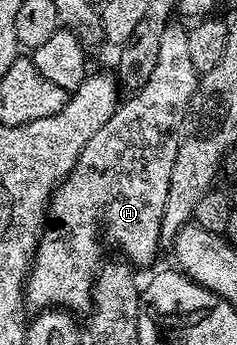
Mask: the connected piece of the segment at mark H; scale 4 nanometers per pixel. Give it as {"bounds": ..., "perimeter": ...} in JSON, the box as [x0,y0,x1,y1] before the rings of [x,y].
{"bounds":[24,22,198,313],"perimeter":[[[169,22],[166,30],[162,30],[162,42],[158,46],[158,66],[154,66],[154,74],[150,74],[150,78],[144,84],[139,85],[135,89],[136,92],[128,101],[126,99],[119,105],[114,115],[96,134],[90,142],[86,142],[85,148],[78,155],[78,160],[70,170],[69,176],[61,182],[61,184],[53,190],[52,198],[48,203],[47,215],[50,219],[47,221],[46,227],[40,233],[40,242],[36,245],[36,254],[32,261],[32,266],[28,274],[27,281],[24,285],[24,298],[29,309],[45,310],[45,309],[65,309],[71,310],[73,313],[87,313],[92,306],[92,286],[96,282],[96,277],[100,271],[102,257],[100,257],[100,239],[103,238],[104,232],[108,235],[108,240],[112,244],[120,247],[119,255],[125,261],[131,262],[133,265],[148,264],[156,256],[156,251],[162,247],[160,231],[162,230],[162,212],[166,210],[166,194],[170,194],[170,170],[174,170],[174,154],[178,154],[178,134],[180,133],[180,123],[182,118],[188,112],[190,102],[196,93],[198,83],[198,73],[194,70],[194,62],[190,62],[190,49],[188,43],[188,28],[185,25],[176,24],[177,22]]]}

